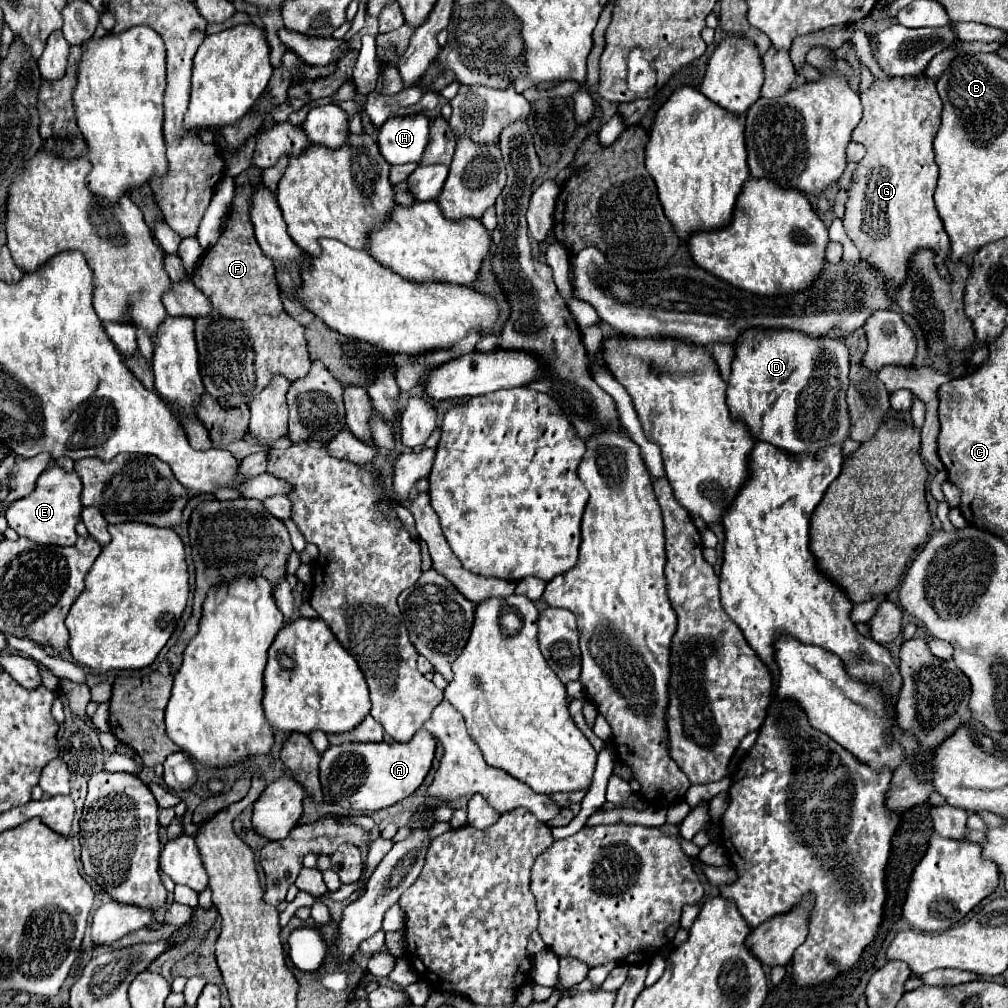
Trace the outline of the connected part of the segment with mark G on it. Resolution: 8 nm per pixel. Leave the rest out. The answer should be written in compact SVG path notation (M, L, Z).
M926 75L886 77L886 79L874 77L874 83L868 87L868 91L860 91L860 97L864 101L864 117L854 129L852 141L862 143L866 147L866 155L856 163L852 185L848 187L846 215L842 219L844 229L860 249L860 257L864 261L870 261L876 269L882 269L892 289L898 289L904 283L908 273L908 259L920 247L936 249L938 269L940 273L946 275L948 269L944 267L944 259L950 253L950 241L932 199L938 181L938 165L934 161L932 141L940 127L940 111L942 111L942 101L936 91L936 81Z

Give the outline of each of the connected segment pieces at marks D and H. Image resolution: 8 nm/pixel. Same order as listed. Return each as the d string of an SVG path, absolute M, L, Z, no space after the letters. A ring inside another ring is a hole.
M766 329L766 333L742 333L734 345L732 375L728 379L728 407L734 419L748 425L754 439L768 441L792 455L816 453L826 445L850 437L850 419L846 405L848 389L848 347L832 337L806 337L790 329Z
M426 115L390 117L378 131L378 147L390 165L420 163L428 137L430 129Z

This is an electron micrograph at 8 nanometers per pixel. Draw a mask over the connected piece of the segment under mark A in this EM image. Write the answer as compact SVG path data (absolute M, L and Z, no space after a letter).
M420 729L408 743L346 743L328 747L320 761L320 783L330 805L356 811L378 811L412 795L428 775L436 753L436 741Z

